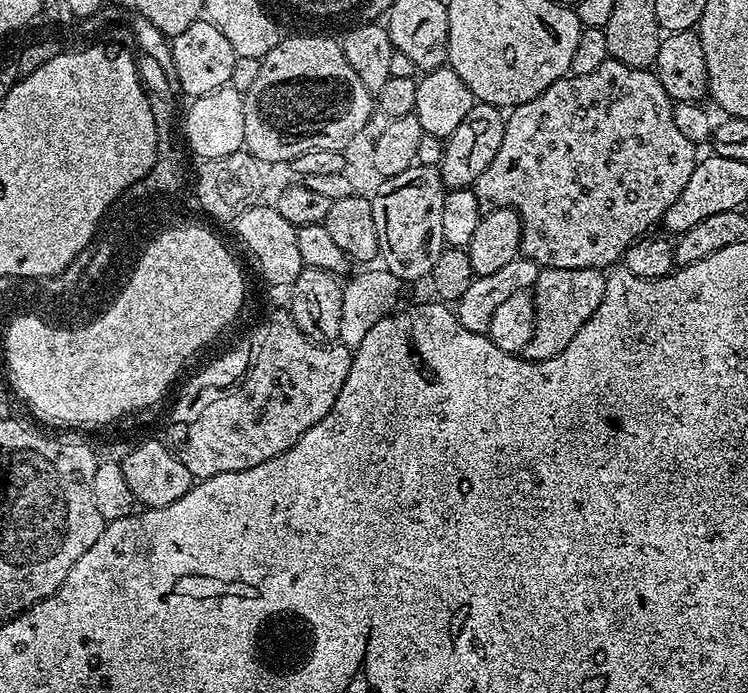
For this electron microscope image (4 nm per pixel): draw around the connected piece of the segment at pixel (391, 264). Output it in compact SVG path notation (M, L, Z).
M415 163L411 168L402 170L402 174L397 176L389 176L383 181L384 184L380 188L380 193L377 196L371 197L372 209L374 210L374 230L378 230L378 250L380 251L379 259L382 261L383 267L387 268L390 274L394 274L401 282L408 282L408 280L420 280L431 273L434 262L440 257L441 252L444 251L446 245L442 238L442 202L444 201L444 193L446 191L444 183L440 180L440 173L433 165Z

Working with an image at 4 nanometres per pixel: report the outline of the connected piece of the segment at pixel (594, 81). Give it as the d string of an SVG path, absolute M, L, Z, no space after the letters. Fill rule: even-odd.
M609 58L590 74L571 74L554 82L538 98L530 98L530 102L520 104L507 113L502 134L502 146L498 146L498 154L490 161L486 170L476 173L474 191L481 209L511 208L520 216L520 250L527 259L533 260L541 268L561 268L562 270L582 270L583 268L599 268L608 270L623 257L624 252L637 240L647 237L652 227L663 221L666 210L670 210L674 198L682 194L690 174L694 174L694 166L698 159L698 148L685 138L674 126L672 106L674 101L662 90L662 82L658 82L655 71L647 68L631 68L622 62Z

